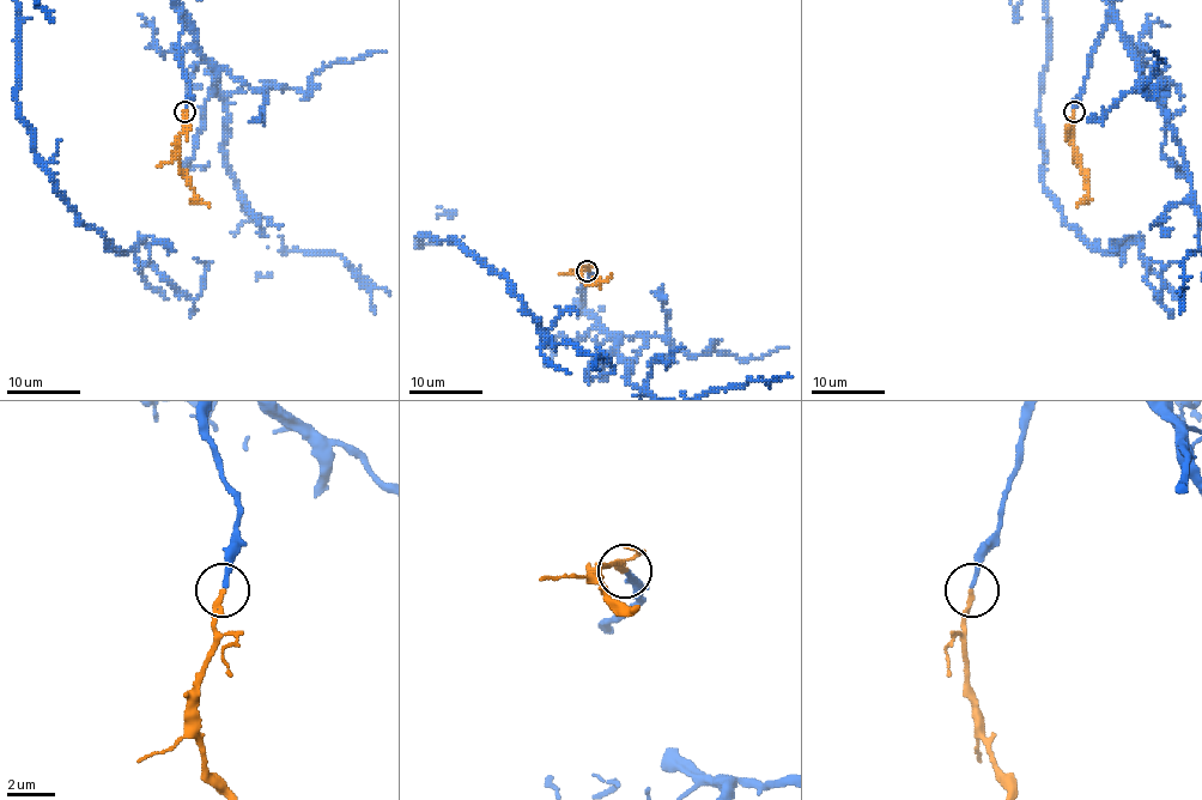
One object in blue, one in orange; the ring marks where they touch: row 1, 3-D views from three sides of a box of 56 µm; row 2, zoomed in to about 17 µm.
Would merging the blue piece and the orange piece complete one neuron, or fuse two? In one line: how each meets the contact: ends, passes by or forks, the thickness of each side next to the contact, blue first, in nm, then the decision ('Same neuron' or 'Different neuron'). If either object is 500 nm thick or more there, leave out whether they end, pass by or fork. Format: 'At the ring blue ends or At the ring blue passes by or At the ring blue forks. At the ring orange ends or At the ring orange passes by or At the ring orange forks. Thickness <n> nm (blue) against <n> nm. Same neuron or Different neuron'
At the ring blue ends. At the ring orange ends. Thickness 180 nm (blue) against 220 nm. Same neuron

